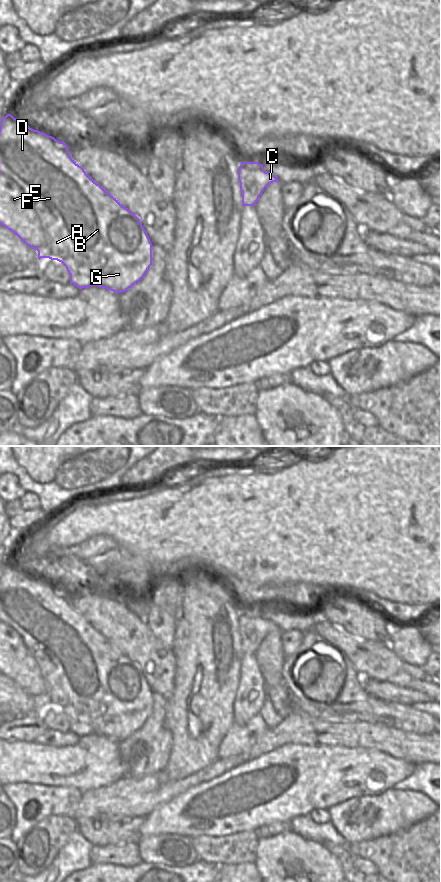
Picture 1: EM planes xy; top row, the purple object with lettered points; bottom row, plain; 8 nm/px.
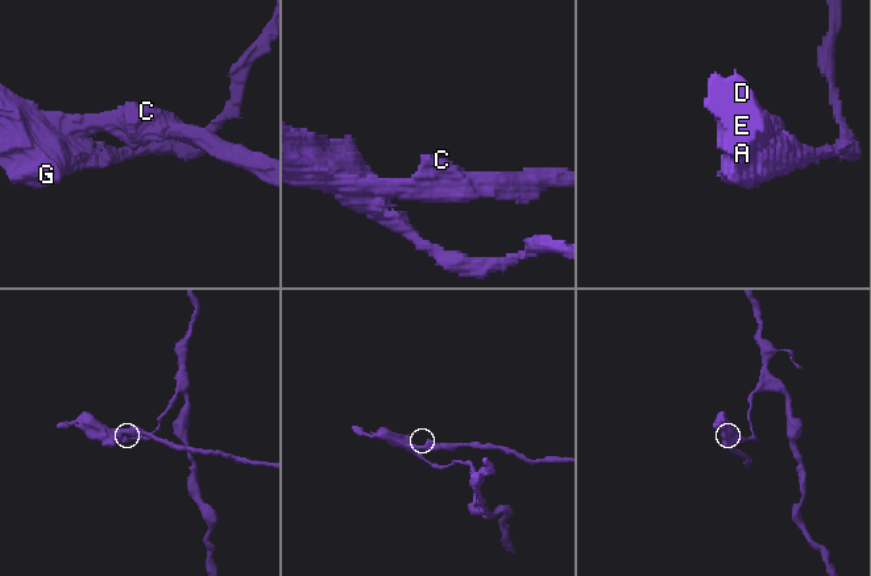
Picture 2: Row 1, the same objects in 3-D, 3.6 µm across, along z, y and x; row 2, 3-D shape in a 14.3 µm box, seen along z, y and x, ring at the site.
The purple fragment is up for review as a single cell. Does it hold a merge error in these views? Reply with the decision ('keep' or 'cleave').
cleave

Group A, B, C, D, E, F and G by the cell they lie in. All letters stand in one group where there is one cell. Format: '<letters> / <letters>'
A B D F G / C E

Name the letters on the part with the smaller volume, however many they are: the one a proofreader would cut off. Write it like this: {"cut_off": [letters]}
{"cut_off": ["C", "E"]}

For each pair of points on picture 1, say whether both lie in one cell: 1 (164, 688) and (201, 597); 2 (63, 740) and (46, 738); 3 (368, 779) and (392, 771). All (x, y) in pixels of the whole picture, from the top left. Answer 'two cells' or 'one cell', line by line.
1: two cells
2: one cell
3: one cell

